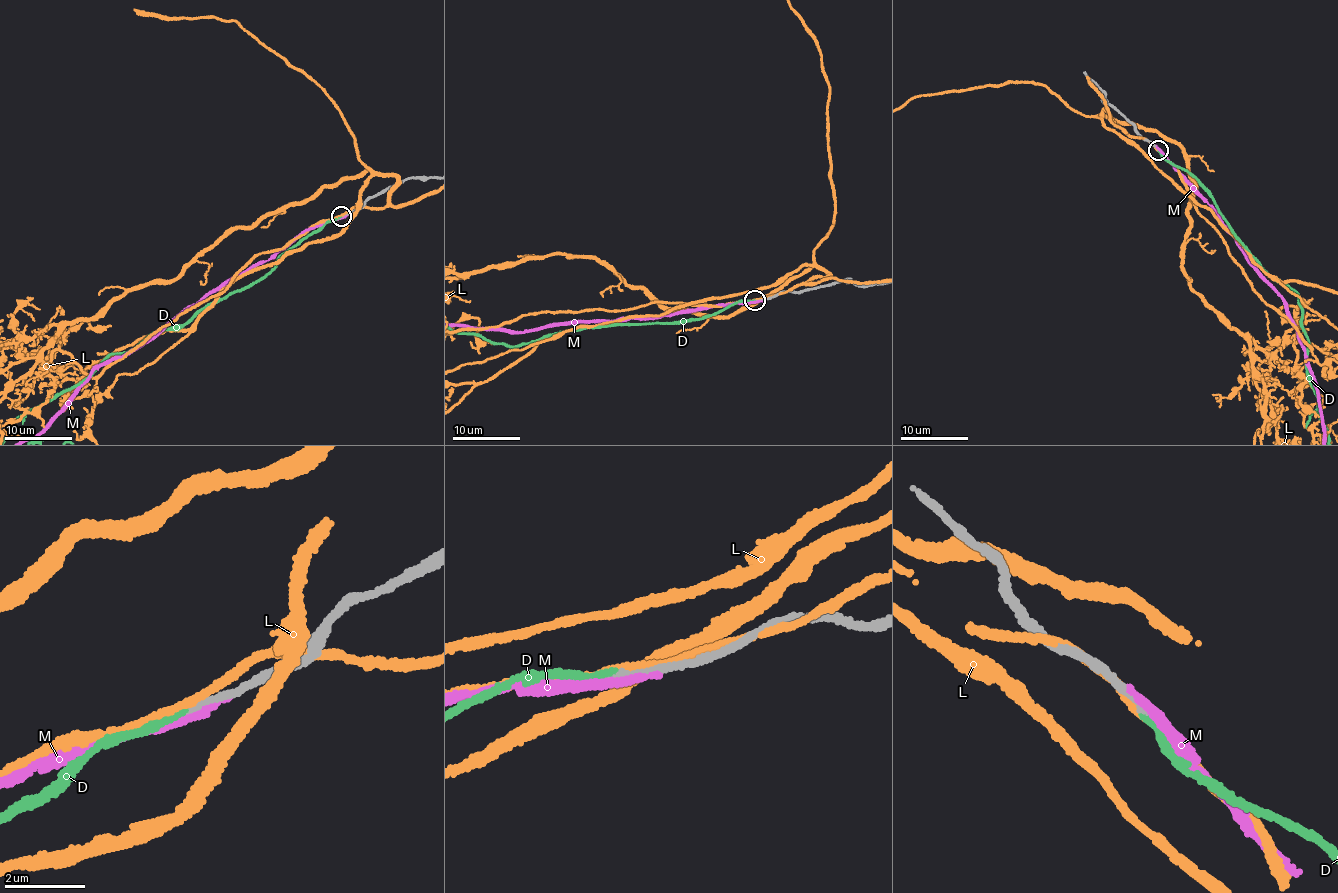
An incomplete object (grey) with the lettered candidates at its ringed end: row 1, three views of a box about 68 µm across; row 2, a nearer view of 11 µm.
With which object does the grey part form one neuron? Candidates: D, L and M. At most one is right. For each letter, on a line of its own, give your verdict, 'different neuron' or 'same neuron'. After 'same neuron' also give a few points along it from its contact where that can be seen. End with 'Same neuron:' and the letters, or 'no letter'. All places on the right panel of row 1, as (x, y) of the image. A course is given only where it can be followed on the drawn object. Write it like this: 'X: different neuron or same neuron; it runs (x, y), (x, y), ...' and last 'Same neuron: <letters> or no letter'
D: same neuron
L: different neuron
M: different neuron
Same neuron: D

